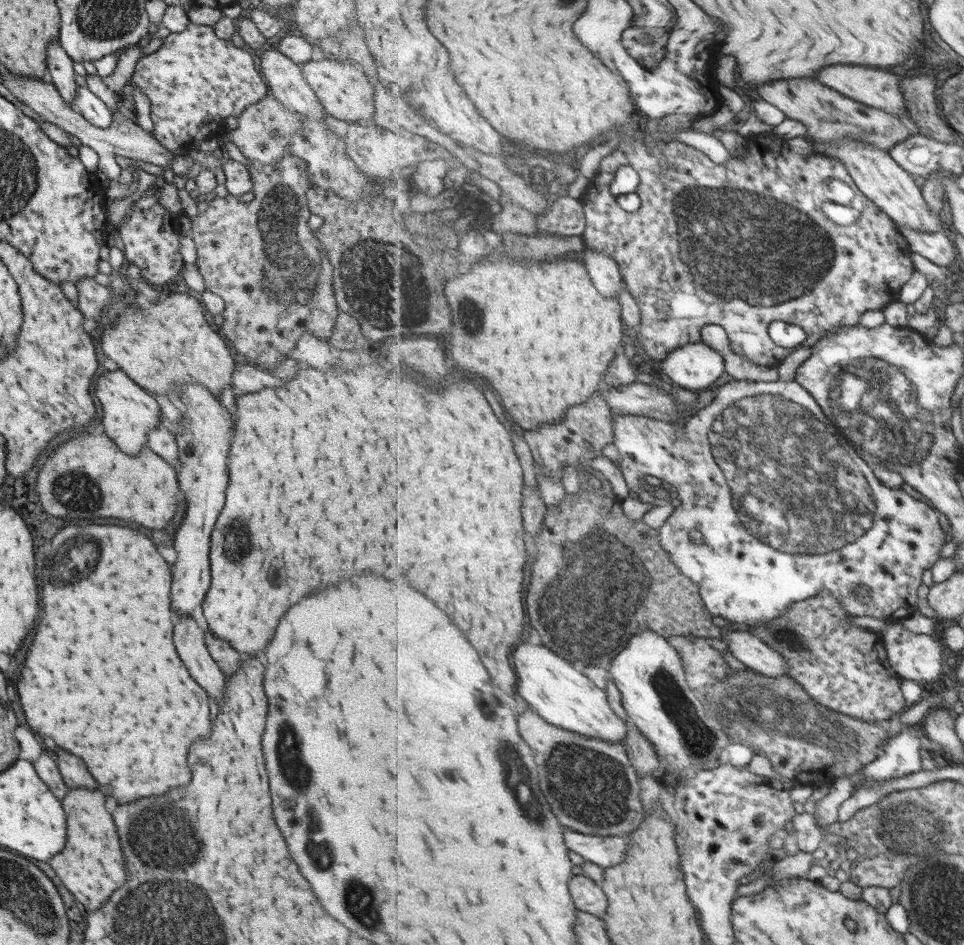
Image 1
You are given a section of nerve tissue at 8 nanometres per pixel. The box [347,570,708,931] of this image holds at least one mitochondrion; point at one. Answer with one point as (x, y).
(600, 797)

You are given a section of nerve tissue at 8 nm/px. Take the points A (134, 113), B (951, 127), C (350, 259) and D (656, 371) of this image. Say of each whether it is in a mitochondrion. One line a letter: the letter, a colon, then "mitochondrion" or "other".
A: other
B: other
C: mitochondrion
D: other

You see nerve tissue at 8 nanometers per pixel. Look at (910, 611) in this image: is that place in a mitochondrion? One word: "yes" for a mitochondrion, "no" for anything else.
no

